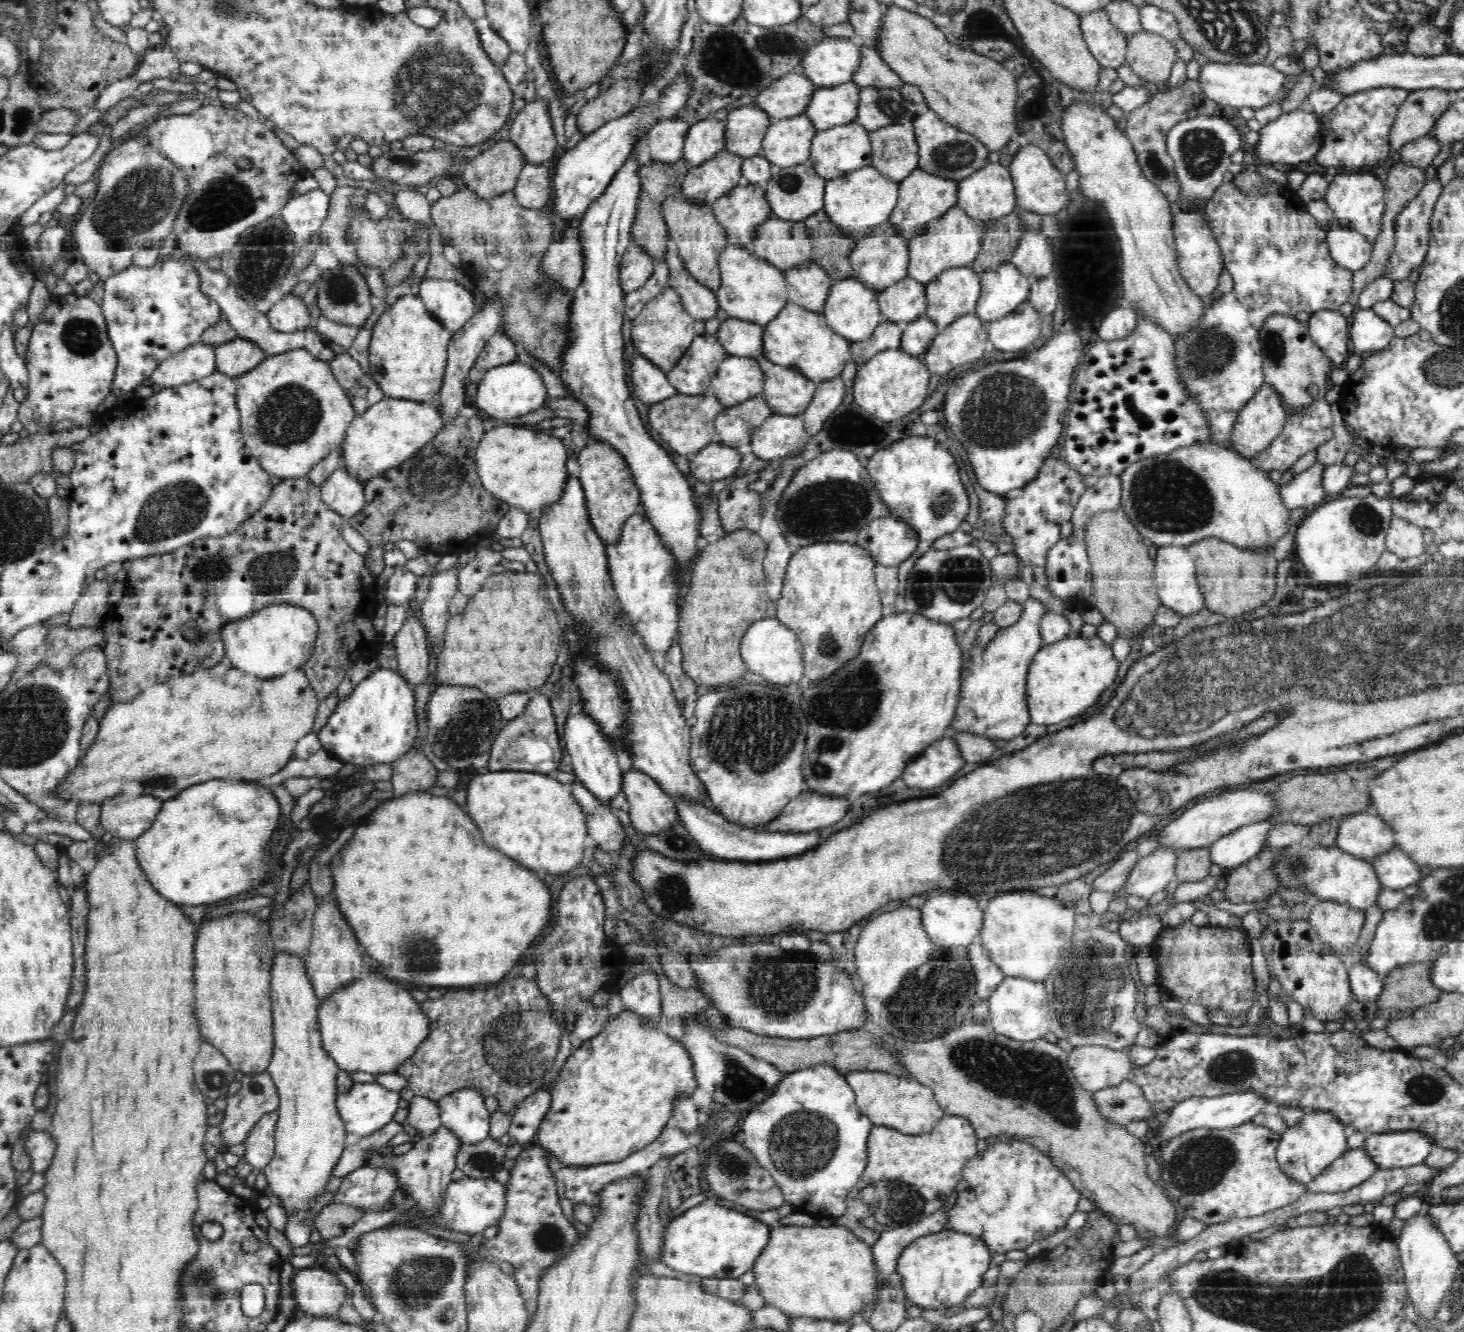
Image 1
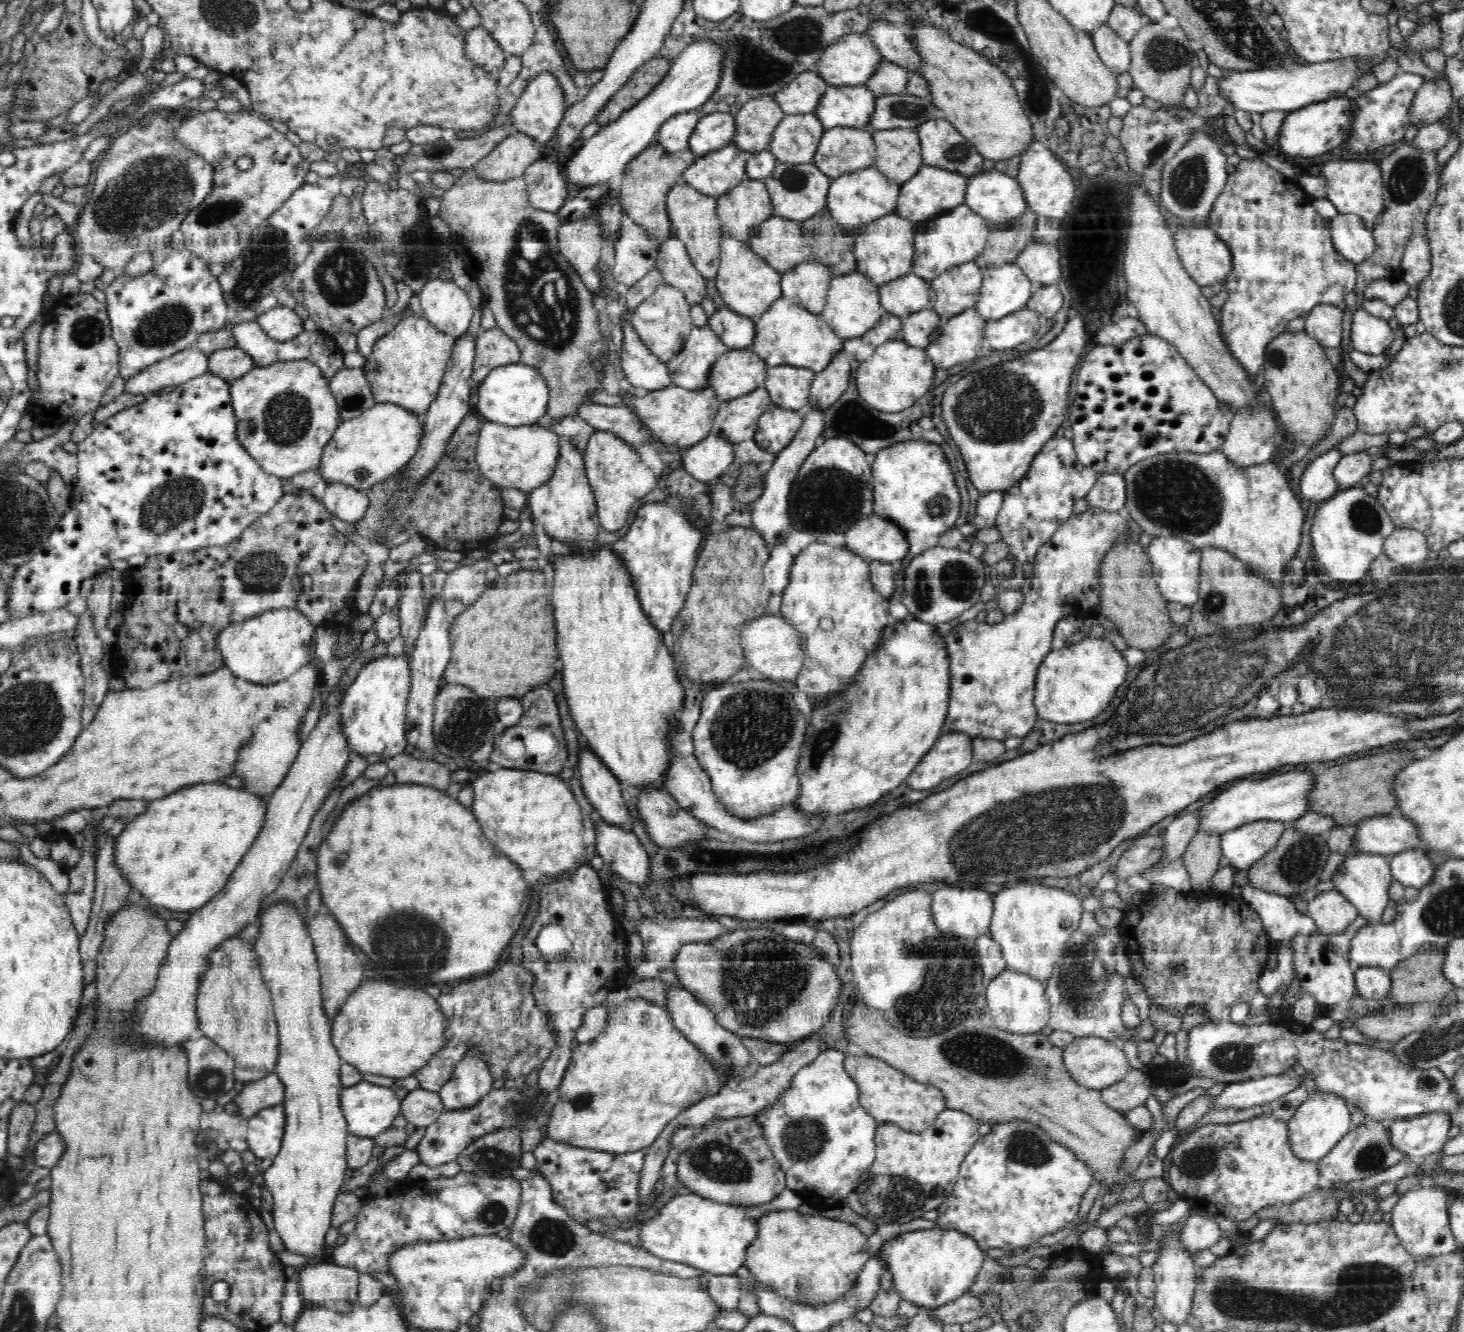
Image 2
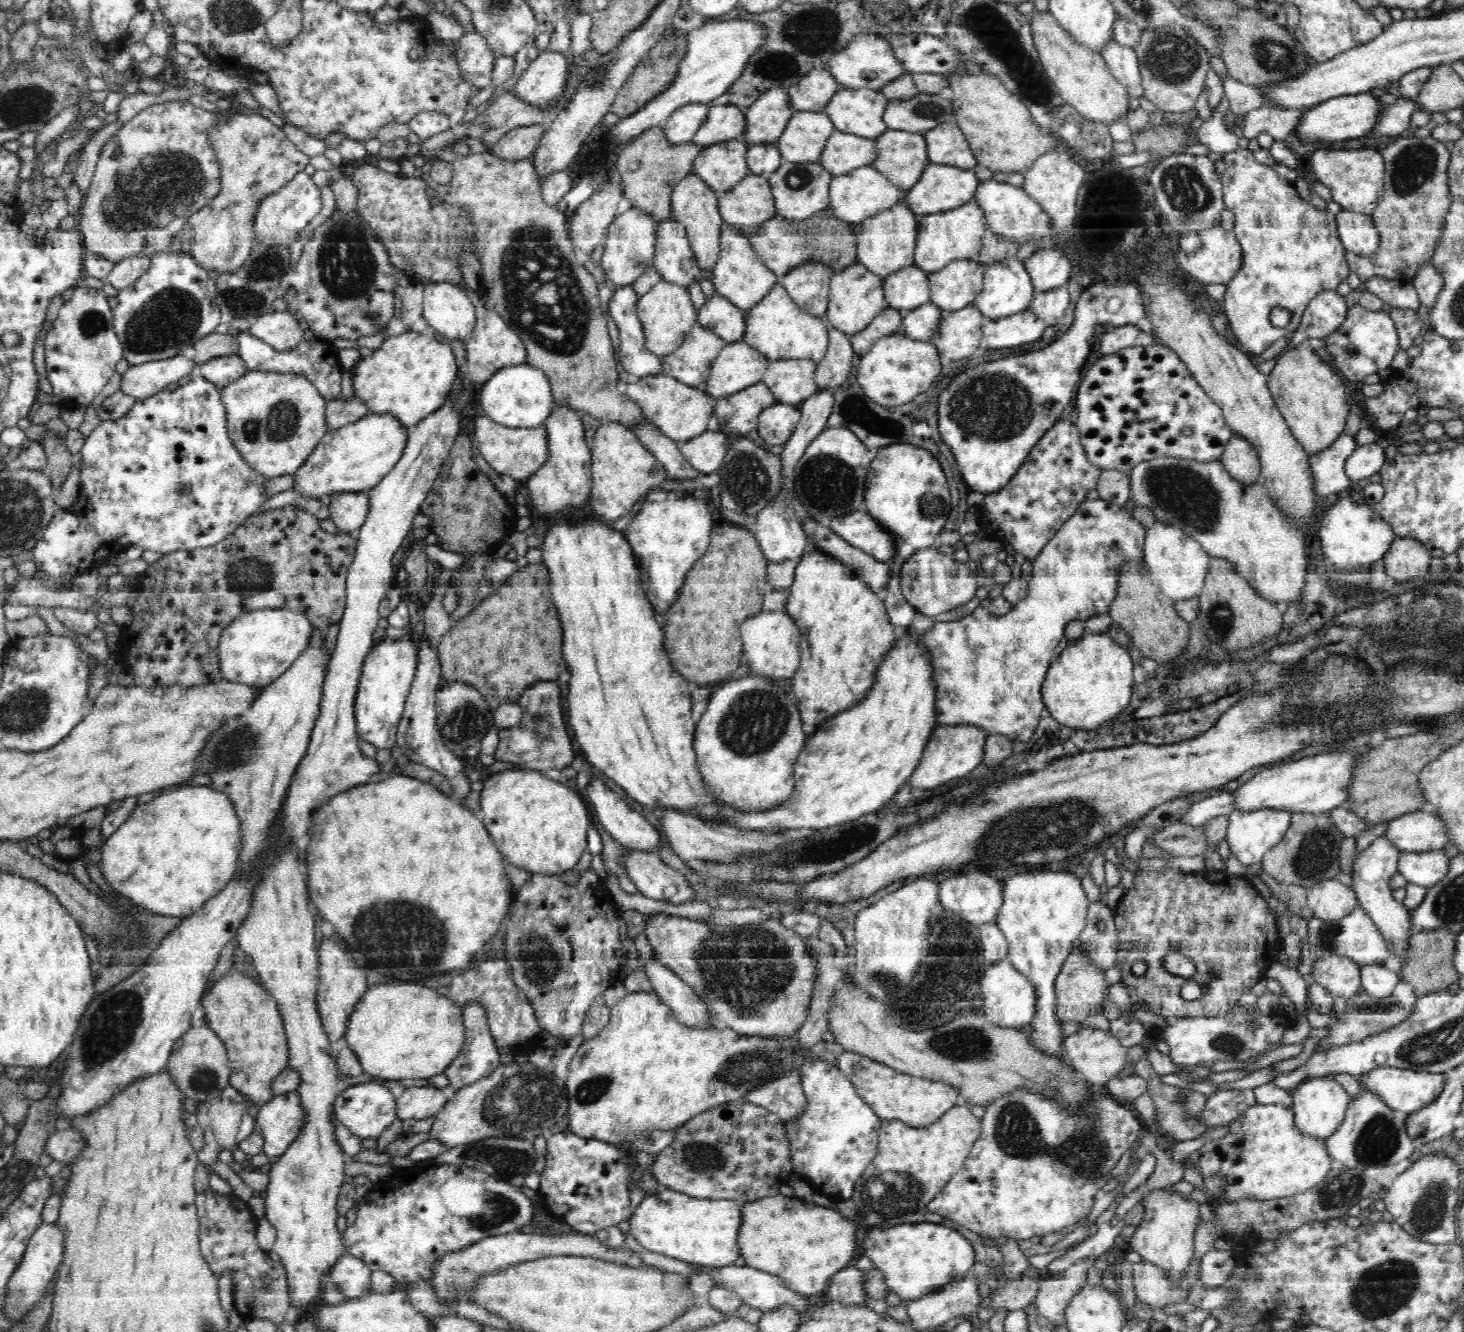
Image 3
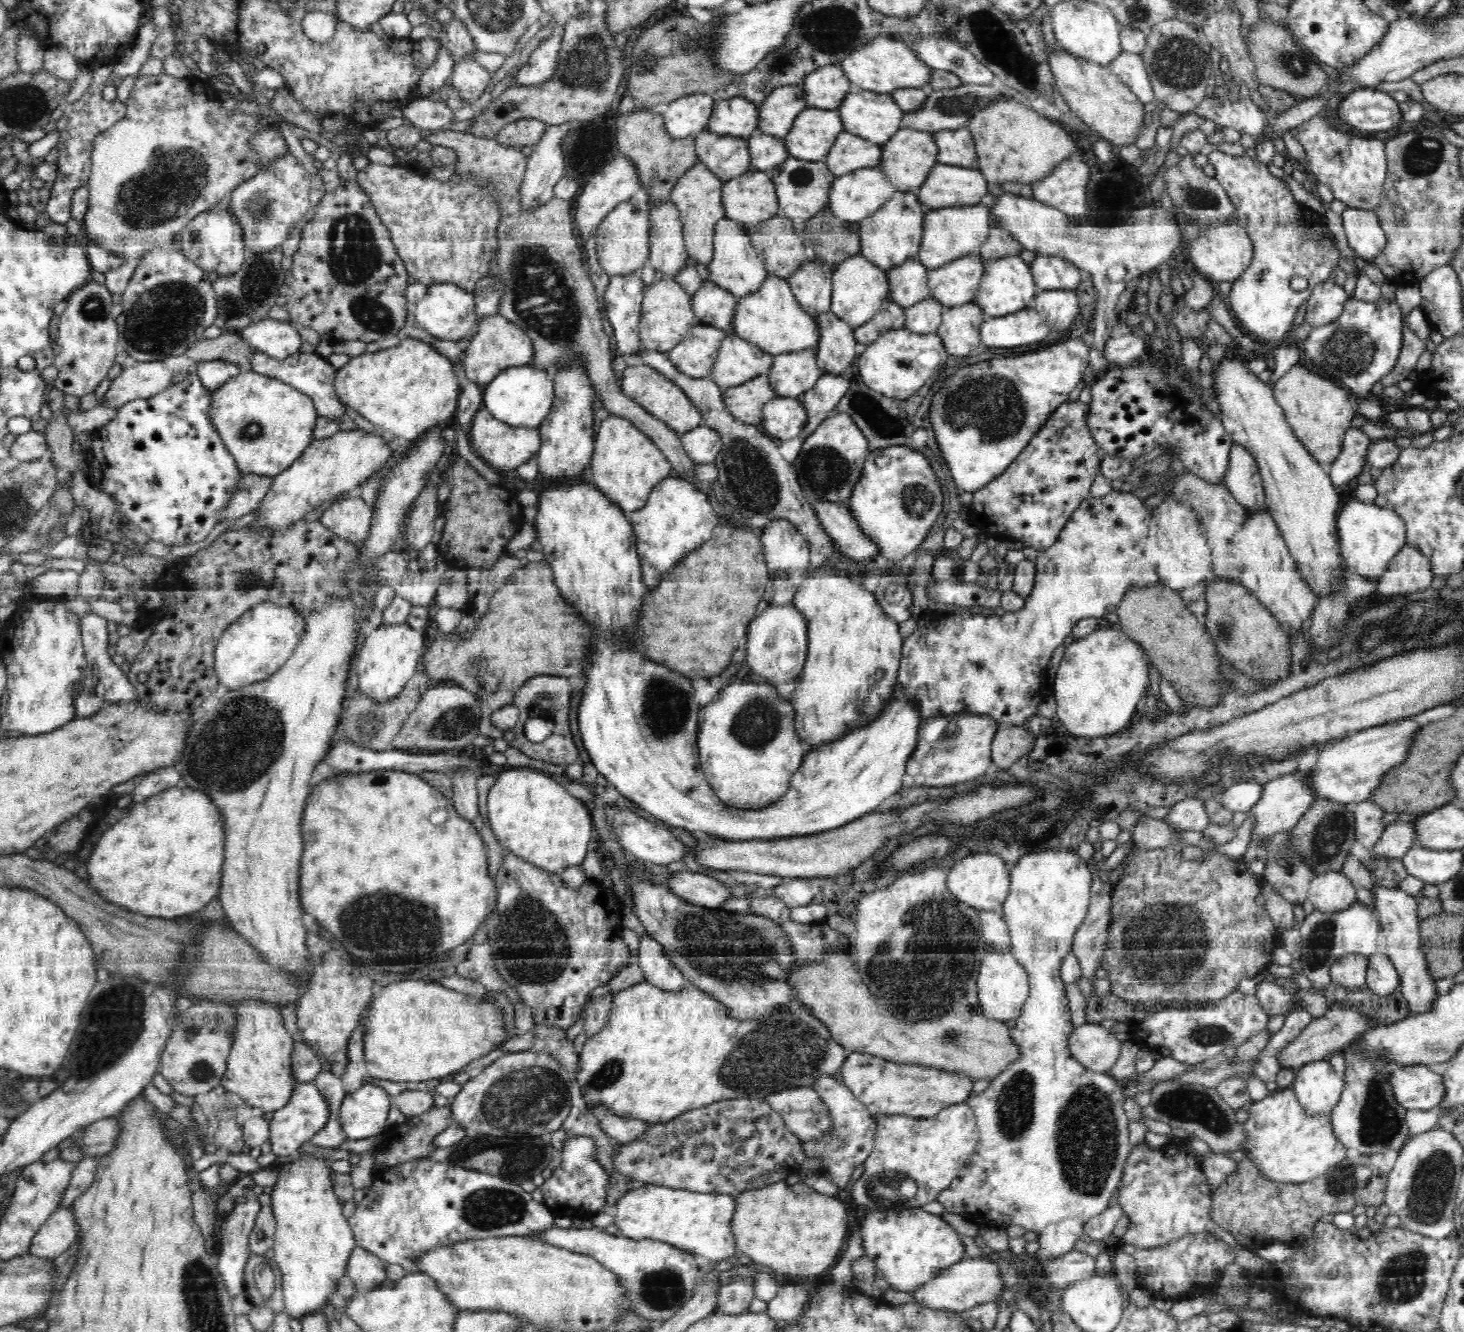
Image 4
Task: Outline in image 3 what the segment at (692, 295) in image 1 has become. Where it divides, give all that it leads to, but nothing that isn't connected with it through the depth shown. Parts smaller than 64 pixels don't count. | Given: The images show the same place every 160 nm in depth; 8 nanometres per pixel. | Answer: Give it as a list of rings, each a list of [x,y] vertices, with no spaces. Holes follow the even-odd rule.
[[[662,219],[657,224],[653,267],[661,274],[663,281],[686,288],[699,282],[700,268],[686,229],[676,219]]]

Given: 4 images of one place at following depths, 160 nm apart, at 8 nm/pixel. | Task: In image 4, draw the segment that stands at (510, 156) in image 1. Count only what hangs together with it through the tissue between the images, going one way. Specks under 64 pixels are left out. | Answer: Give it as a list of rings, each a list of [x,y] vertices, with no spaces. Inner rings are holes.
[[[522,118],[506,124],[498,131],[495,139],[504,146],[528,151],[546,132],[546,123],[537,118]]]

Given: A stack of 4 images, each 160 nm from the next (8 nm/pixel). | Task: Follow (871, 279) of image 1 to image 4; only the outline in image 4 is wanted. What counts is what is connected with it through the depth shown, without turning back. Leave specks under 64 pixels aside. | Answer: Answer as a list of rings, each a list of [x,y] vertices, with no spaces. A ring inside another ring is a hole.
[[[896,191],[884,206],[858,222],[860,231],[860,254],[876,266],[888,271],[903,262],[916,259],[923,237],[923,220],[926,210],[913,191]]]

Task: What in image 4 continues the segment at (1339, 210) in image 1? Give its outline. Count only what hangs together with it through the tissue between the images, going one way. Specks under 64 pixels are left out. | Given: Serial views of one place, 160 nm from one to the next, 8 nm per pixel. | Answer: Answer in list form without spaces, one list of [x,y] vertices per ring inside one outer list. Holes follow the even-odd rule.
[[[1314,116],[1292,132],[1306,148],[1306,162],[1310,162],[1312,168],[1309,174],[1316,176],[1320,183],[1328,185],[1335,198],[1348,207],[1362,210],[1373,210],[1378,206],[1387,177],[1385,142],[1340,132],[1338,128],[1332,128],[1326,116]]]

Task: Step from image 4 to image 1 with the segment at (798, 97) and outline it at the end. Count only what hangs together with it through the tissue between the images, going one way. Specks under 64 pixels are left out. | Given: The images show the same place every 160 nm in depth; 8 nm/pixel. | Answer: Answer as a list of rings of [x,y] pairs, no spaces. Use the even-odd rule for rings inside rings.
[[[742,106],[731,110],[727,115],[725,149],[743,158],[761,154],[763,138],[772,119],[766,110],[760,110],[758,106]]]

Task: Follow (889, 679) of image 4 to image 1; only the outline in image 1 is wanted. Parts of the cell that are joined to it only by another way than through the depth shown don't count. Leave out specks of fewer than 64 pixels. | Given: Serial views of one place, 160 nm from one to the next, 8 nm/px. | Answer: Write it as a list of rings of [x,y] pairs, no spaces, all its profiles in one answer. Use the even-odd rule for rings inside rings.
[[[832,540],[807,543],[794,550],[780,599],[778,618],[803,642],[805,676],[810,682],[836,673],[862,649],[867,632],[882,618],[872,555],[856,543]]]

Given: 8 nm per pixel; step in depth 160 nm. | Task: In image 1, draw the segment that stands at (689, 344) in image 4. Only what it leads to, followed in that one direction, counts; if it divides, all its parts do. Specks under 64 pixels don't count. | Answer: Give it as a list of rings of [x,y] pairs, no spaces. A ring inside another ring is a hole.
[[[697,335],[684,357],[668,371],[669,383],[680,394],[708,393],[709,383],[719,364],[727,357],[727,351],[714,335]]]

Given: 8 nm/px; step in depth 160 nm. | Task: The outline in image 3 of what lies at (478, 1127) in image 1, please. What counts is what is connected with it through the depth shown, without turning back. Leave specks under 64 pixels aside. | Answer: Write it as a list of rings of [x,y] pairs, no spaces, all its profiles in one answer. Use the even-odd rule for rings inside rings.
[[[466,1002],[462,1009],[463,1022],[467,1033],[467,1044],[464,1045],[464,1050],[460,1052],[460,1056],[456,1057],[445,1071],[446,1078],[448,1078],[447,1086],[452,1092],[468,1086],[469,1083],[476,1082],[477,1079],[484,1078],[496,1066],[500,1066],[500,1059],[498,1058],[503,1055],[494,1043],[490,1025],[488,1025],[486,1020],[485,1008],[479,1006],[477,1002]]]

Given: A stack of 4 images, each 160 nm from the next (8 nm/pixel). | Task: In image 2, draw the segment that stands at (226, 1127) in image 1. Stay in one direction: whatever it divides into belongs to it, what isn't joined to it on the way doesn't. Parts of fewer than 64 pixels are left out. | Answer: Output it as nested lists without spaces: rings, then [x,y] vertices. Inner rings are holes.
[[[270,1073],[260,1081],[244,1084],[232,1102],[235,1103],[242,1120],[249,1120],[265,1107],[282,1103],[284,1095],[284,1083],[276,1073]]]

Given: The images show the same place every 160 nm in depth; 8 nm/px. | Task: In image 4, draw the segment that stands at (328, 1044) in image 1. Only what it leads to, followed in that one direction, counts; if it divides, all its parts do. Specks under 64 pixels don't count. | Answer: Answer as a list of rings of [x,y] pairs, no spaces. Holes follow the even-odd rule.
[[[404,980],[384,987],[384,990],[371,998],[362,1018],[364,1027],[364,1059],[368,1074],[374,1081],[422,1082],[430,1078],[442,1079],[458,1072],[472,1060],[486,1056],[492,1046],[506,1042],[504,1022],[500,1020],[500,1008],[492,1002],[478,1002],[468,991],[452,990],[440,983],[422,980]]]

